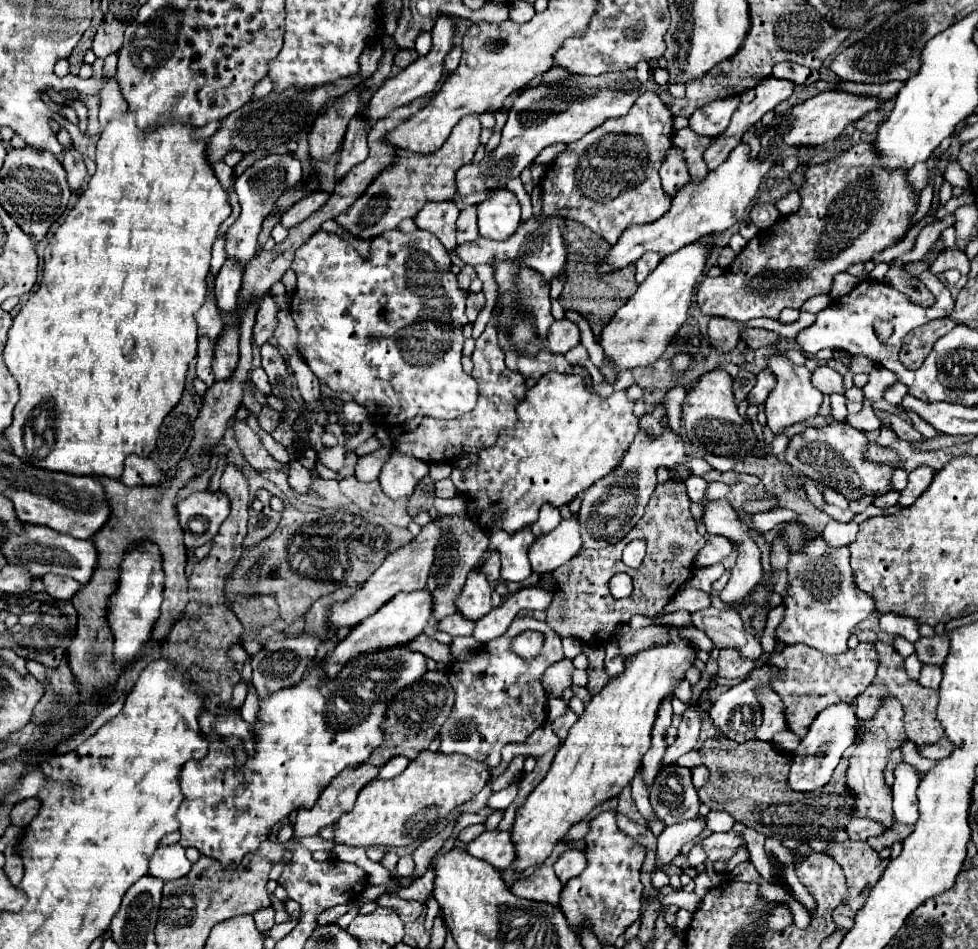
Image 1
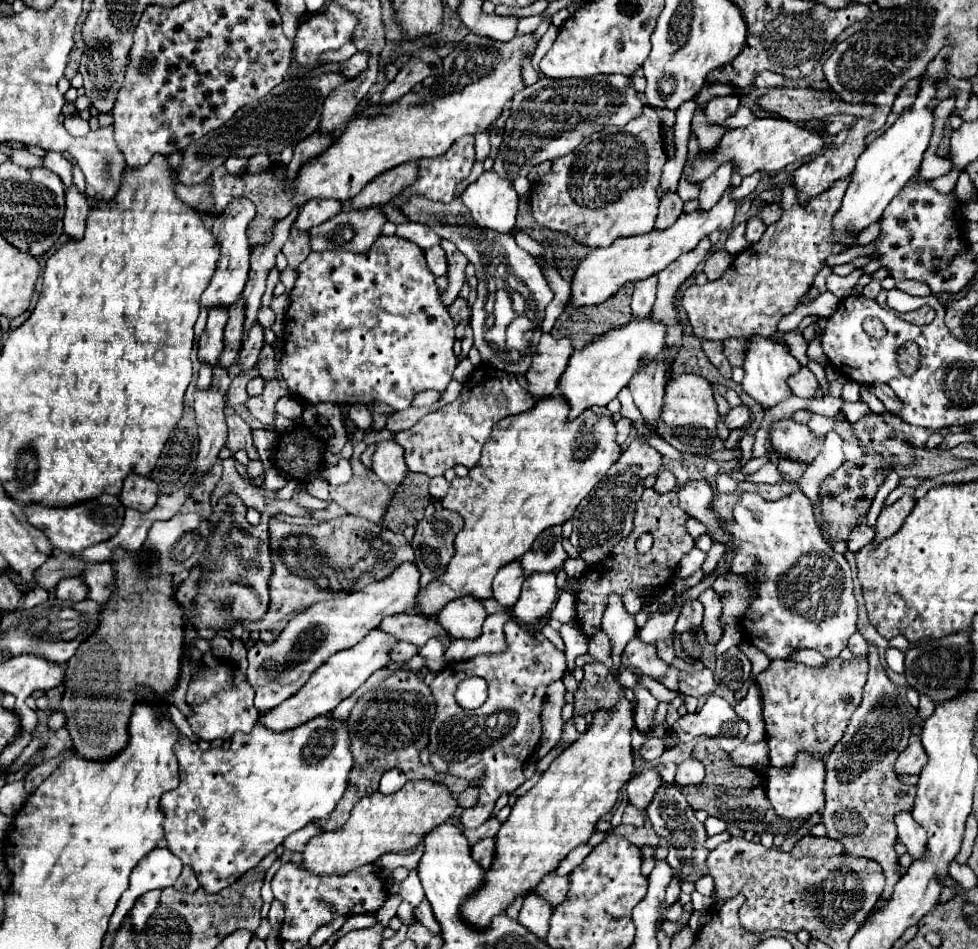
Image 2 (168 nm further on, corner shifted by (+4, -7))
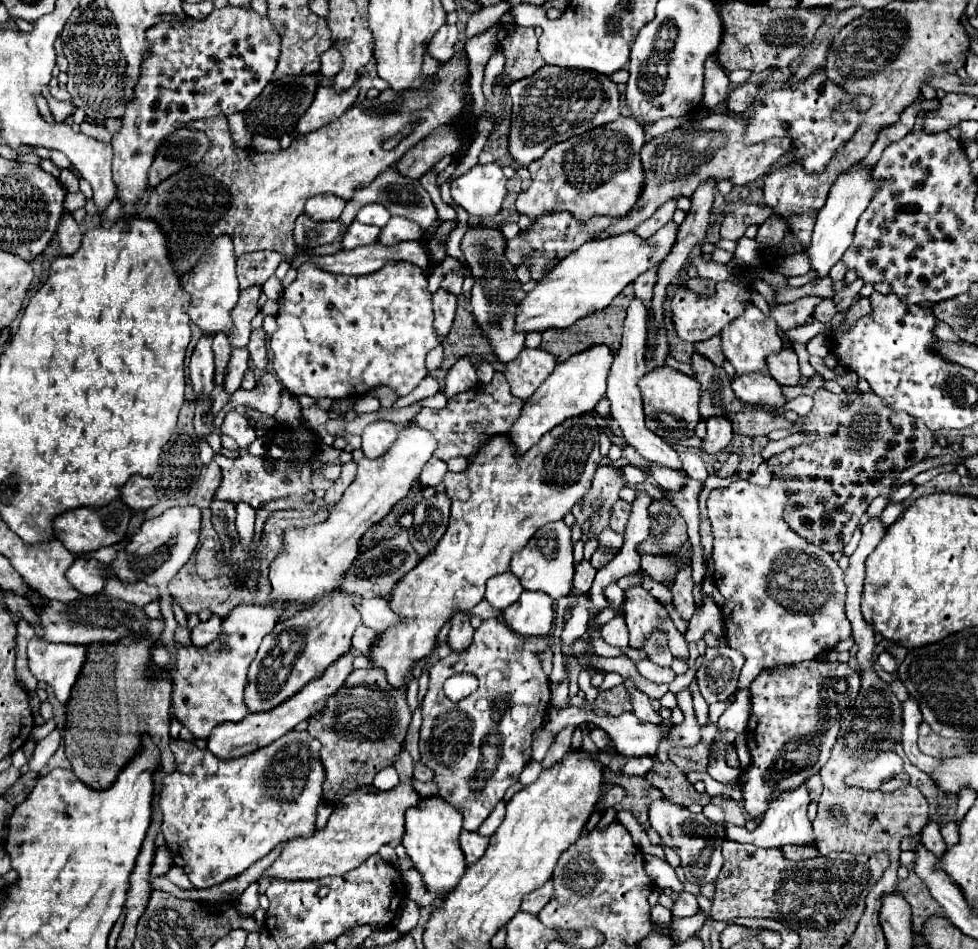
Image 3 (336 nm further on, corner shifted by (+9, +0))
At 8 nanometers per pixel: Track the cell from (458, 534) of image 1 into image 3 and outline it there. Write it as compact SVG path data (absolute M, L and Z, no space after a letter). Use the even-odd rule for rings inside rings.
M439 492L431 498L423 498L413 510L413 526L409 528L409 540L419 556L427 556L447 530L449 522L449 498Z

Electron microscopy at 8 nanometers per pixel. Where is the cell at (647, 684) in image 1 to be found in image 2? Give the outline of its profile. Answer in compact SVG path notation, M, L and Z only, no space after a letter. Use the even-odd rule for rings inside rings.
M618 699L612 709L600 709L592 715L586 733L580 735L552 765L540 775L540 781L512 807L510 817L496 835L496 859L484 877L484 887L462 907L462 919L474 927L488 927L492 917L502 913L518 893L536 889L542 877L578 845L586 843L602 815L606 815L620 789L632 777L632 729L636 703Z

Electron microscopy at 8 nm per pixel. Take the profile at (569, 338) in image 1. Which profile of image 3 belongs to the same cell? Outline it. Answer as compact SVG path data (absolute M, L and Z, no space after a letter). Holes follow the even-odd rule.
M523 348L523 352L505 364L505 378L511 386L511 394L527 400L545 382L555 368L555 356L539 348Z

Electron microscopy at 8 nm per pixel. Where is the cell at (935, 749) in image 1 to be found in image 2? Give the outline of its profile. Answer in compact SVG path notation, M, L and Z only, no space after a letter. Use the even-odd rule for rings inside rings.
M912 737L908 749L904 749L900 753L900 757L896 759L896 773L906 773L906 775L918 775L920 769L926 765L928 755L924 753L924 747L920 743L920 737Z

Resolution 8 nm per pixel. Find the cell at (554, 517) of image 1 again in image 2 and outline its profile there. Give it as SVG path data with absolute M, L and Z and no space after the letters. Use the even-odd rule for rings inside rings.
M560 527L544 529L544 533L540 533L540 537L534 541L532 549L528 553L524 553L524 557L522 557L522 567L524 567L526 575L536 573L536 571L560 569L560 565L568 559L560 541L562 541Z

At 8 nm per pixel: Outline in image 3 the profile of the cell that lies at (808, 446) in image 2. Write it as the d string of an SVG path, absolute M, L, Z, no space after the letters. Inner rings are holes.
M741 374L731 380L735 396L747 404L765 404L767 408L783 406L781 386L765 374Z

